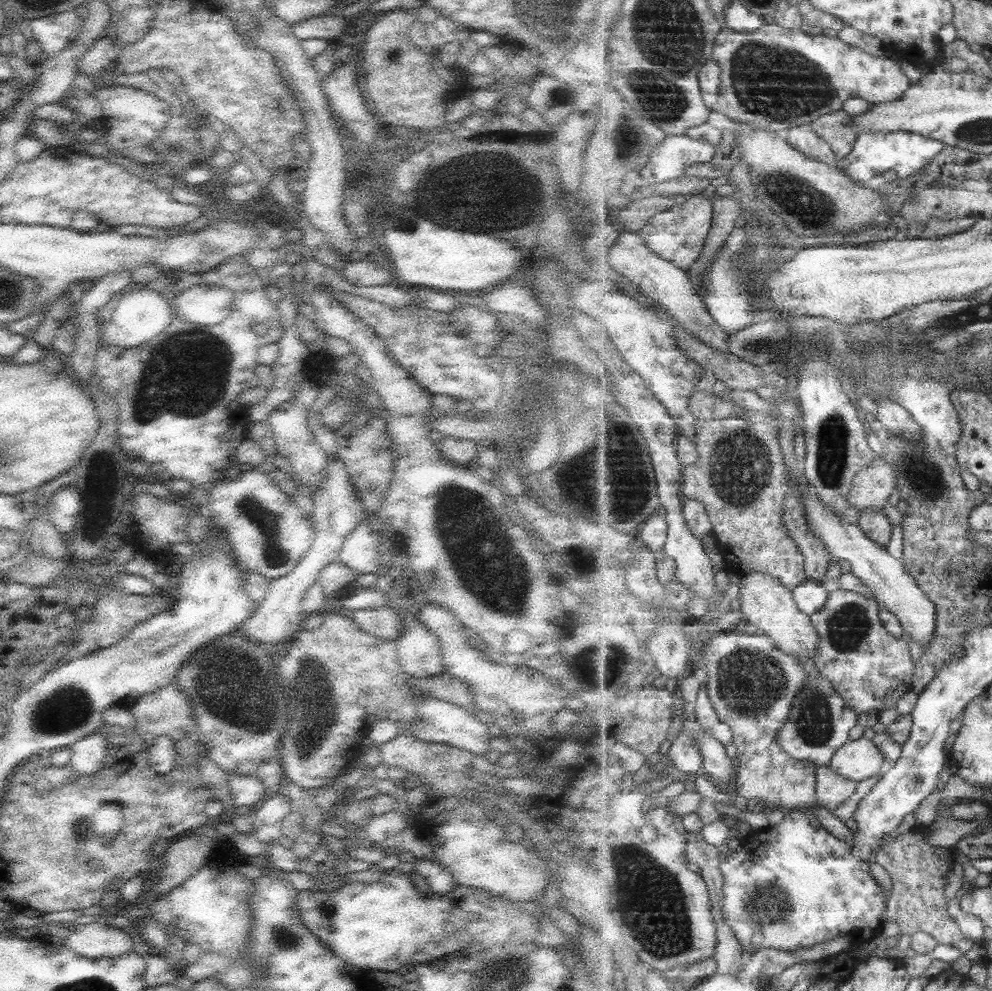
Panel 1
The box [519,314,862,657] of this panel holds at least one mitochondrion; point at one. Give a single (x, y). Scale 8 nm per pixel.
(623, 494)

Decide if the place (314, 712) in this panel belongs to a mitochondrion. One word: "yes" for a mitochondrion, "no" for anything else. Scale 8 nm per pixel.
yes

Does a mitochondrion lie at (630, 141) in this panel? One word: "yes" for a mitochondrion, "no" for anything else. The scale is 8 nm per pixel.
yes

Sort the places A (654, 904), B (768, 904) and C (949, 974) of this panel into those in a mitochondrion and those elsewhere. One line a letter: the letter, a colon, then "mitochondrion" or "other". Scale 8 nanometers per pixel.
A: mitochondrion
B: mitochondrion
C: other

